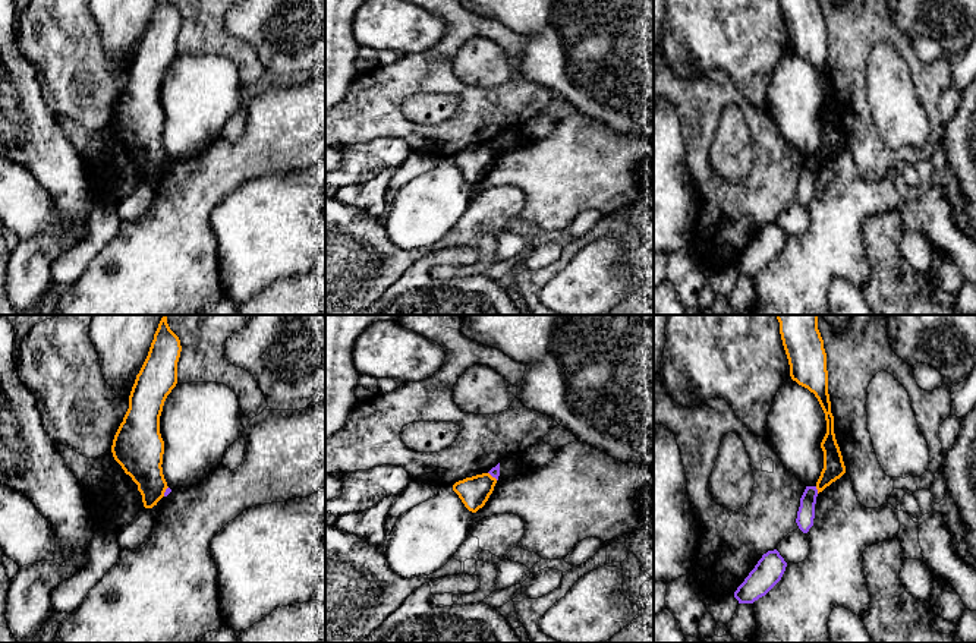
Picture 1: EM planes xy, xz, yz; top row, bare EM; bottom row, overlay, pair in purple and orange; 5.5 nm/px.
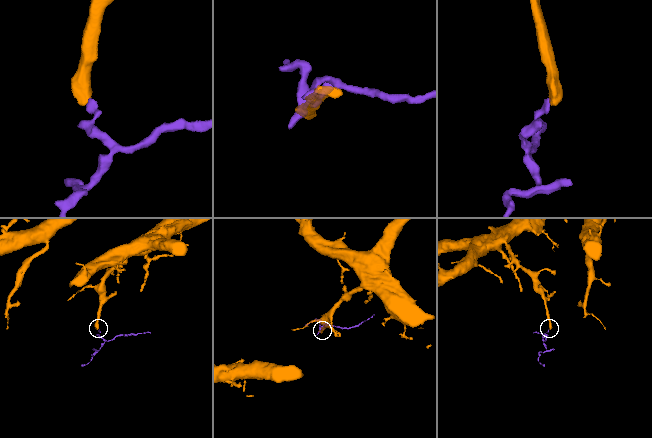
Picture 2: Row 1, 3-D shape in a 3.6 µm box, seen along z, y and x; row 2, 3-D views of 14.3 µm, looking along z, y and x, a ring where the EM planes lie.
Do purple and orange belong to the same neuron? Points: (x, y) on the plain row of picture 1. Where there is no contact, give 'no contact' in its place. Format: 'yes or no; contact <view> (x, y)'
no; contact yz (816, 161)

